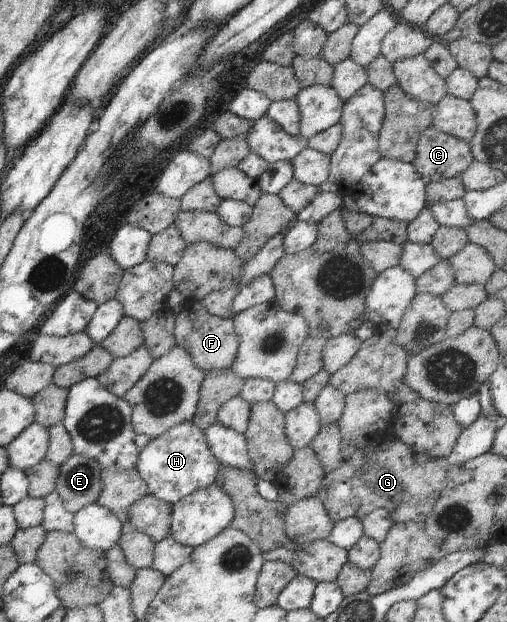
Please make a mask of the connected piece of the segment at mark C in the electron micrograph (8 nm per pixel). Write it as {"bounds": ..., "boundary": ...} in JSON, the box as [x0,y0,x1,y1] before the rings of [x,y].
{"bounds":[412,126,474,184],"boundary":[[[433,126],[428,127],[420,135],[417,146],[417,155],[412,163],[416,172],[426,184],[441,181],[444,178],[461,176],[473,163],[474,157],[468,142],[444,134]]]}

